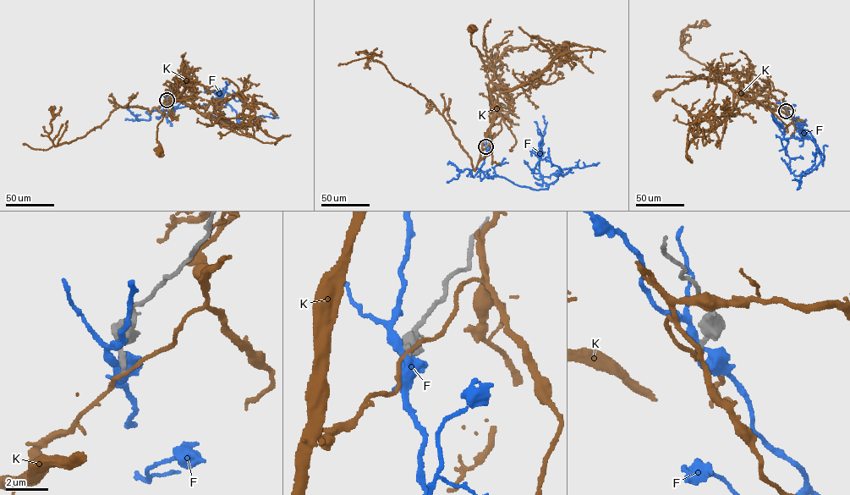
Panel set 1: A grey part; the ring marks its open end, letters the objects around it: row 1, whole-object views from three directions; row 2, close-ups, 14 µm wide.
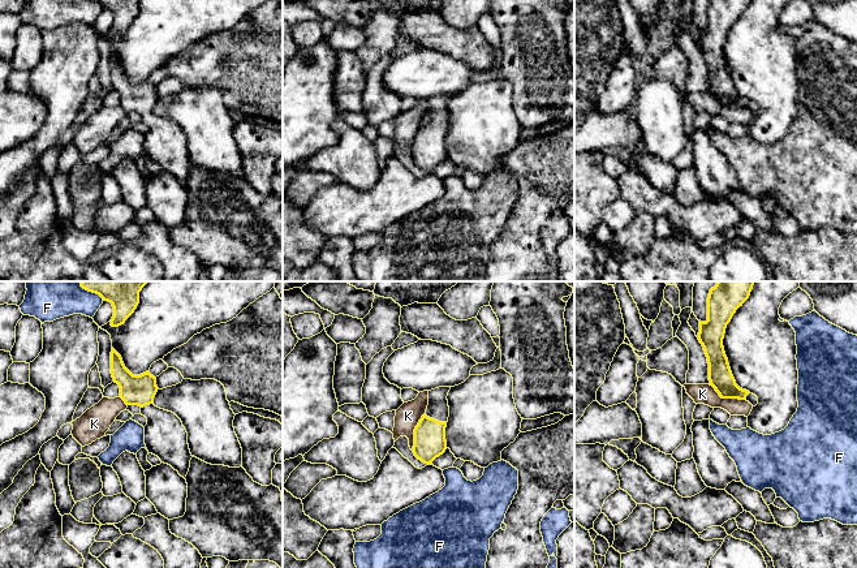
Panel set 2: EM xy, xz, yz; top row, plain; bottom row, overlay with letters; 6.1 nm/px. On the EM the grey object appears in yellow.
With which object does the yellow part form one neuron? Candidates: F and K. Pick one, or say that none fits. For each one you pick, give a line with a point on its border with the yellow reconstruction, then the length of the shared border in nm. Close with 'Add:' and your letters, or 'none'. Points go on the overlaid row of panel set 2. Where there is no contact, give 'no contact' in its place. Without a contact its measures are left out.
Add: none

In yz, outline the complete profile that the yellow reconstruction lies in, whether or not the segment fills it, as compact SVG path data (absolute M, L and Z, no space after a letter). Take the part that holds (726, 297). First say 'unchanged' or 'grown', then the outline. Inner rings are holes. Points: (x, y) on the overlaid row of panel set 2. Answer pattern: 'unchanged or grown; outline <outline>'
unchanged; outline M718 281L707 297L707 320L699 320L698 340L707 357L710 386L722 399L746 400L750 393L736 384L723 339L727 324L749 298L753 285L754 281Z

